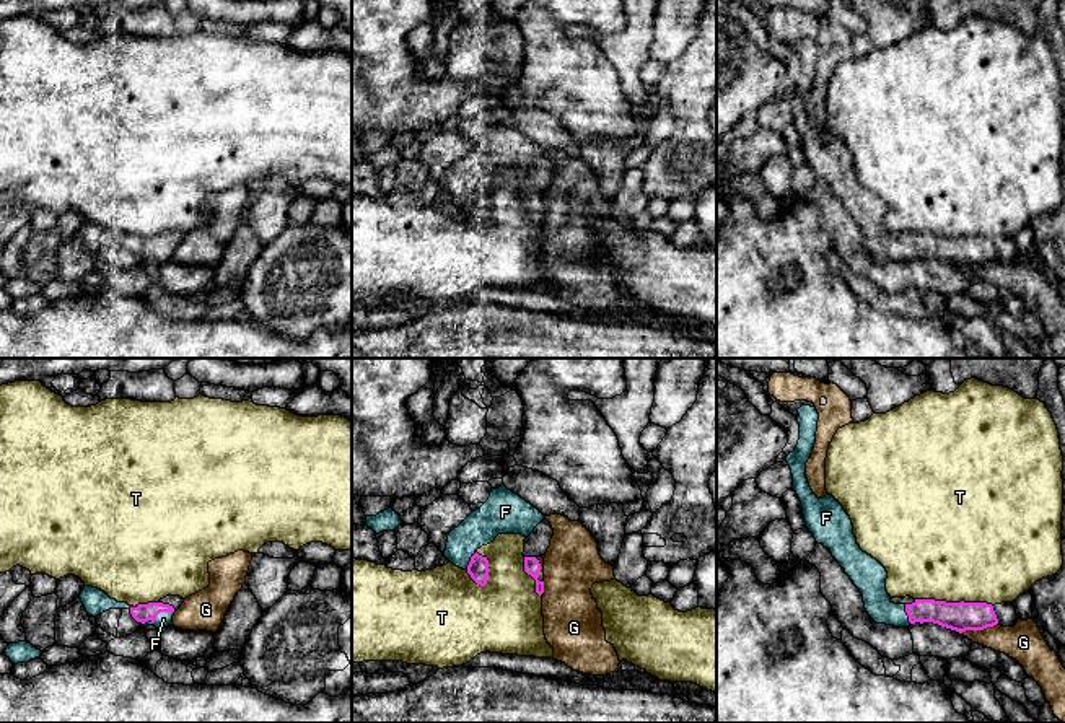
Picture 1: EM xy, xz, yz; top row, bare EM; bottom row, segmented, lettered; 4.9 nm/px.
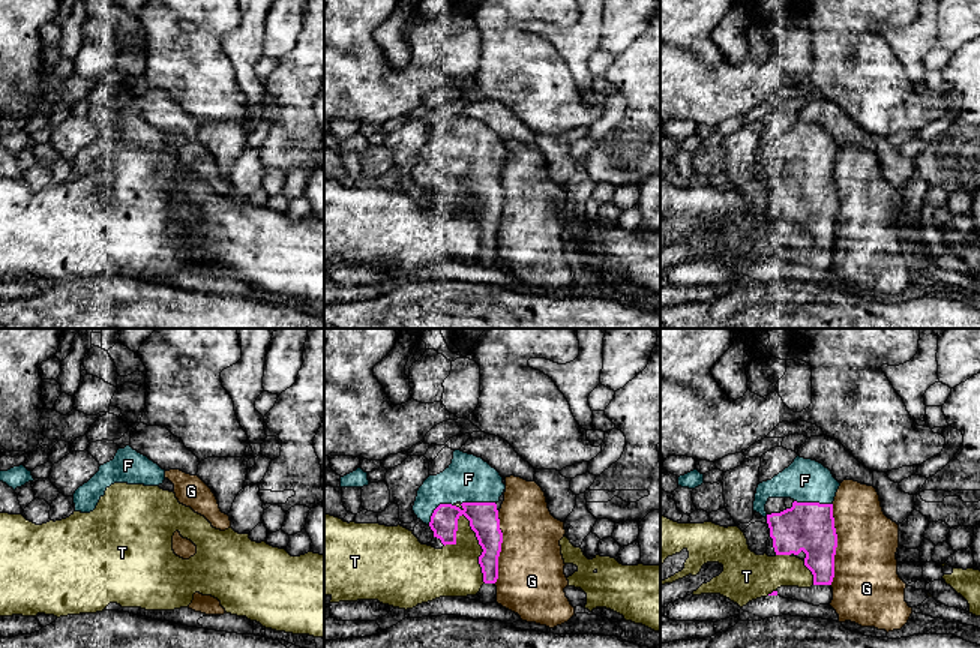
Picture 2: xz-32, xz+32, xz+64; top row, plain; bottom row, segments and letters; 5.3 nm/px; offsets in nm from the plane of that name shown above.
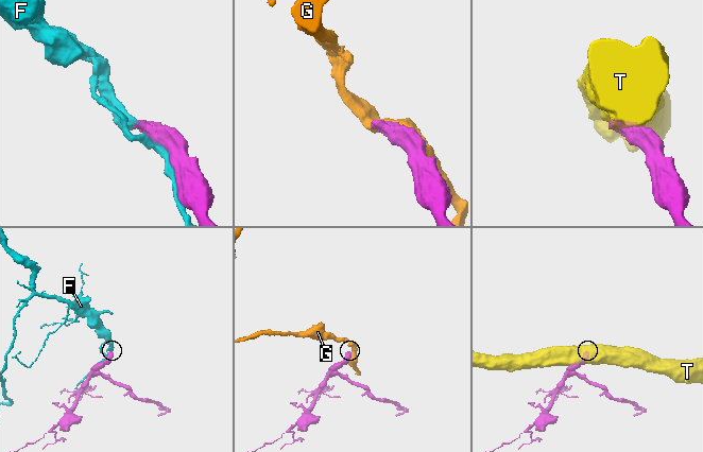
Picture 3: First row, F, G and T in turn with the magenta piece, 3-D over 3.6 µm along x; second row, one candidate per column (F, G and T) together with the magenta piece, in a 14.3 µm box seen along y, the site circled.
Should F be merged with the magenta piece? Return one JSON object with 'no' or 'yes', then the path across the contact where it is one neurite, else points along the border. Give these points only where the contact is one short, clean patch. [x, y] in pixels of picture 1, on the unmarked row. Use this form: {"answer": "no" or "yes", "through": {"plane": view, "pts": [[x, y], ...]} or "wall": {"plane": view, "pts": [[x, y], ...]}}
{"answer": "yes"}

